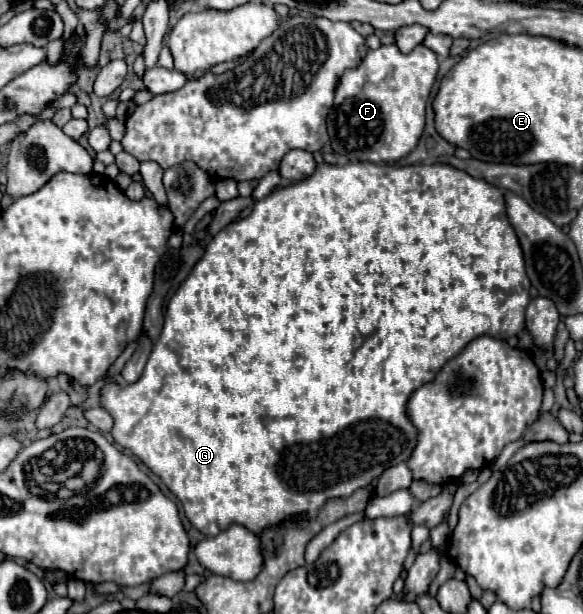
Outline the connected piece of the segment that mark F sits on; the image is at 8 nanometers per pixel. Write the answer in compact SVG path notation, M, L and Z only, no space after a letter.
M395 44L381 46L377 50L369 50L357 68L347 70L341 76L341 82L335 92L335 104L327 116L327 130L331 138L331 146L337 154L347 156L349 160L363 162L393 162L407 156L425 126L425 102L431 94L435 76L437 76L437 54L419 44L409 54L401 54Z

